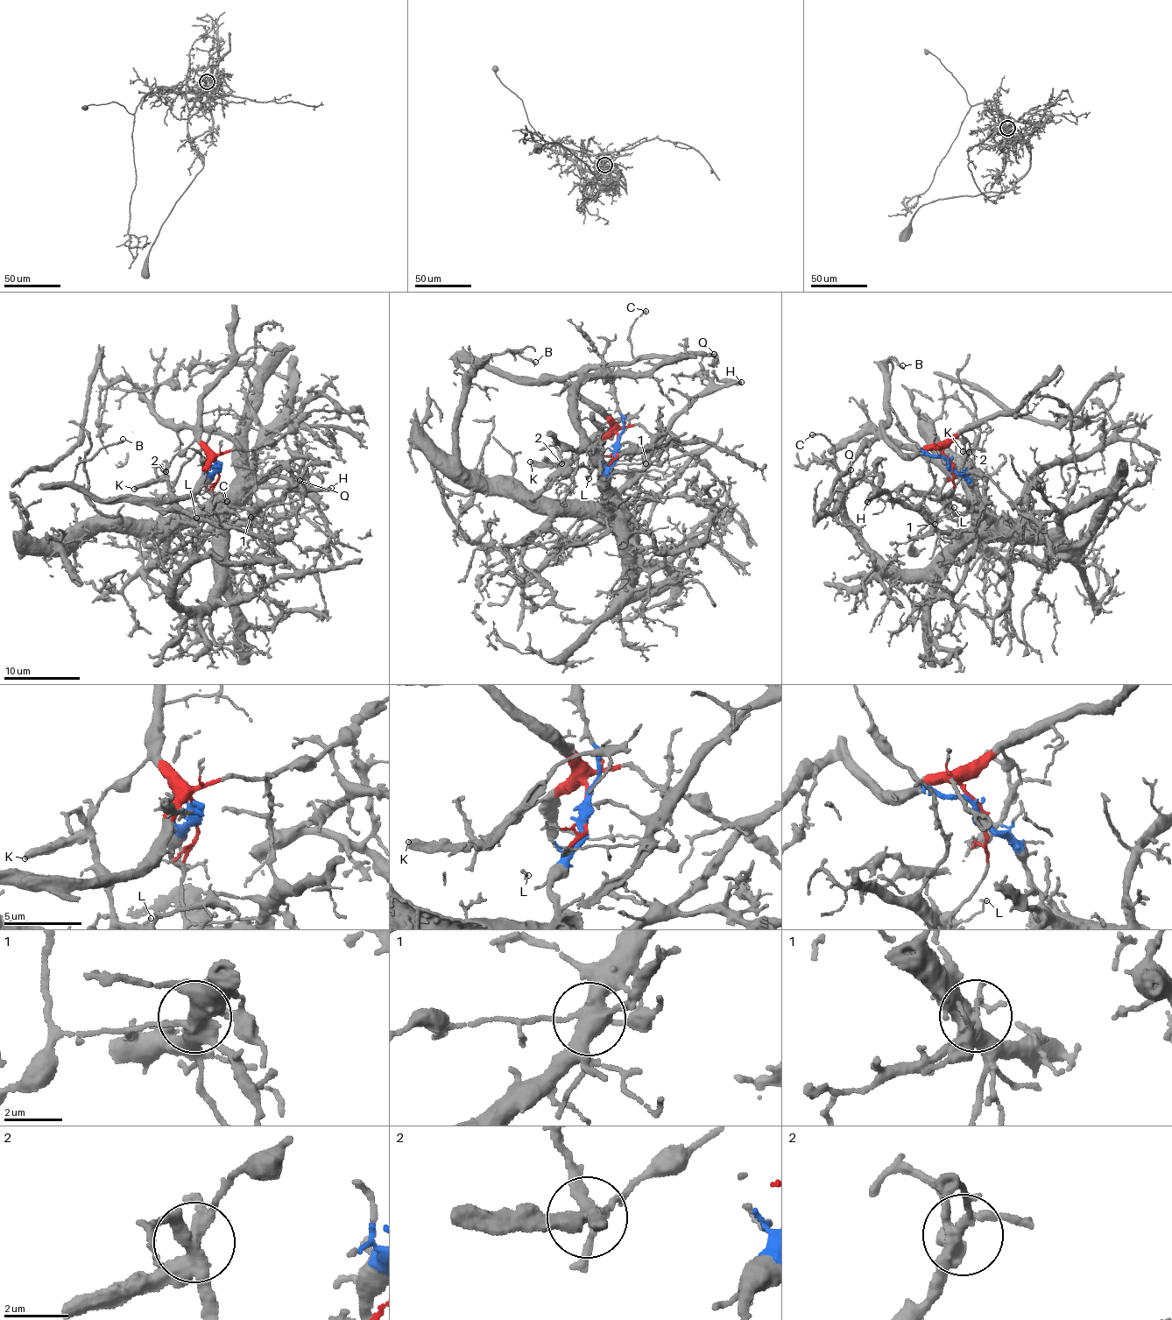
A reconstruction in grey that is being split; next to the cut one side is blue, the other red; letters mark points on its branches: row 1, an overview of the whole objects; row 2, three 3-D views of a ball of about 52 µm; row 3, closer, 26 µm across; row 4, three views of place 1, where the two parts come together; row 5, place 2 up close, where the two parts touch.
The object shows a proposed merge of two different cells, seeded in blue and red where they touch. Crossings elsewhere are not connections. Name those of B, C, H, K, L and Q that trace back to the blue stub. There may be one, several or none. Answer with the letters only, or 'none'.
H

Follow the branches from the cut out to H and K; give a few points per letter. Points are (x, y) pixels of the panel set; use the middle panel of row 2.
H: (617, 446), (616, 459), (599, 485), (603, 503), (622, 493), (643, 468), (647, 452), (696, 395), (741, 382)
K: (617, 446), (615, 434), (596, 441), (561, 463), (530, 462)

